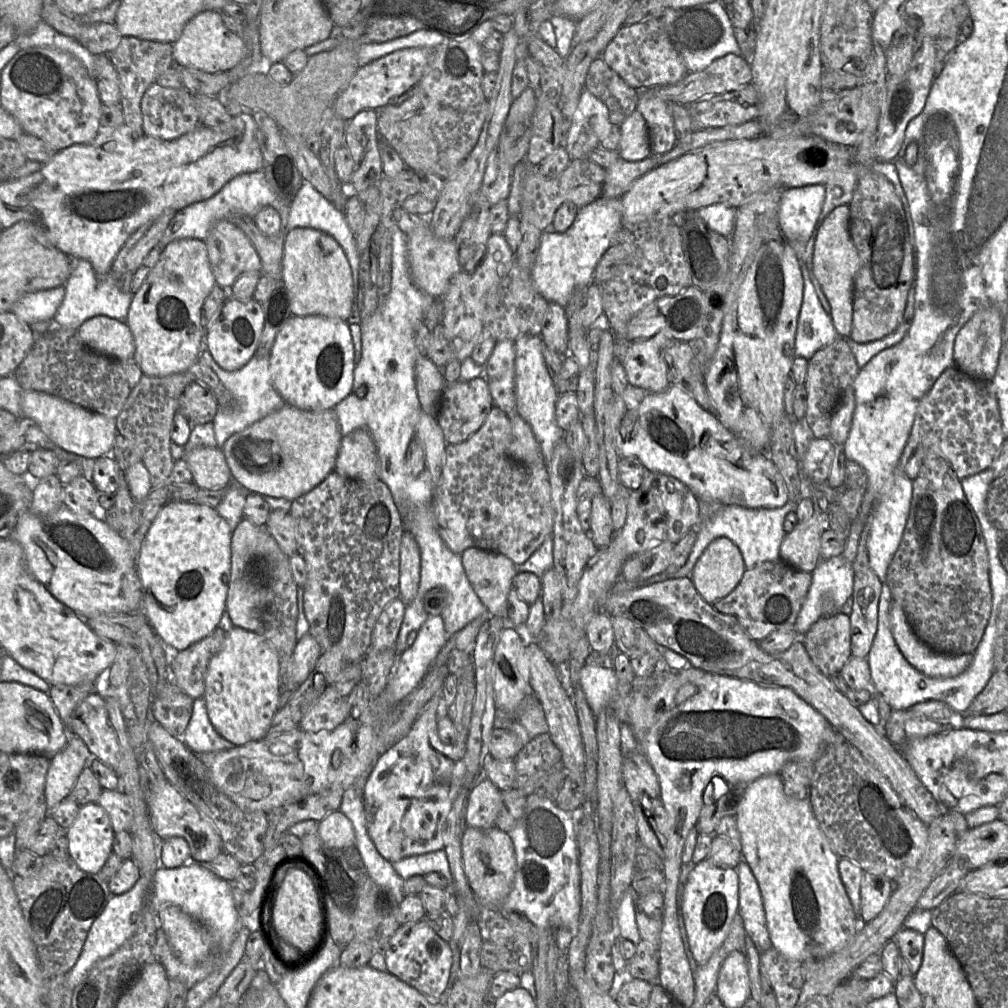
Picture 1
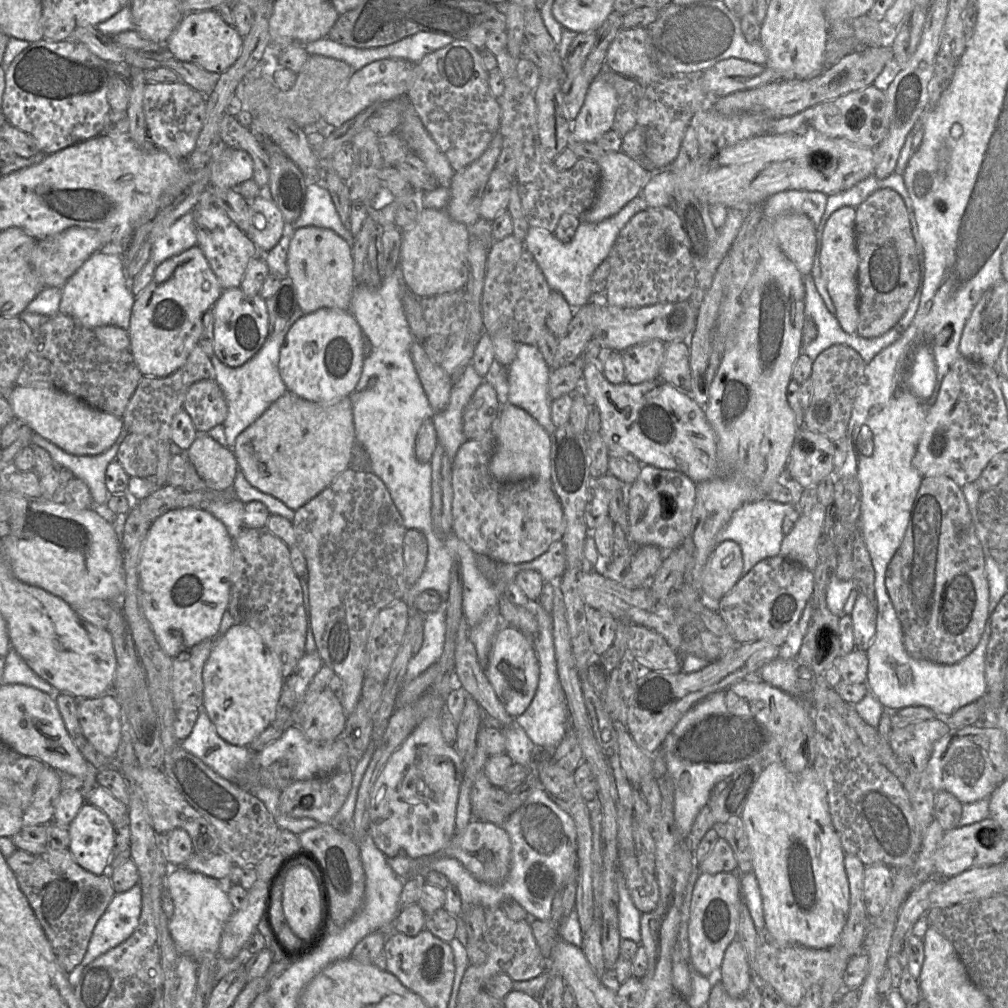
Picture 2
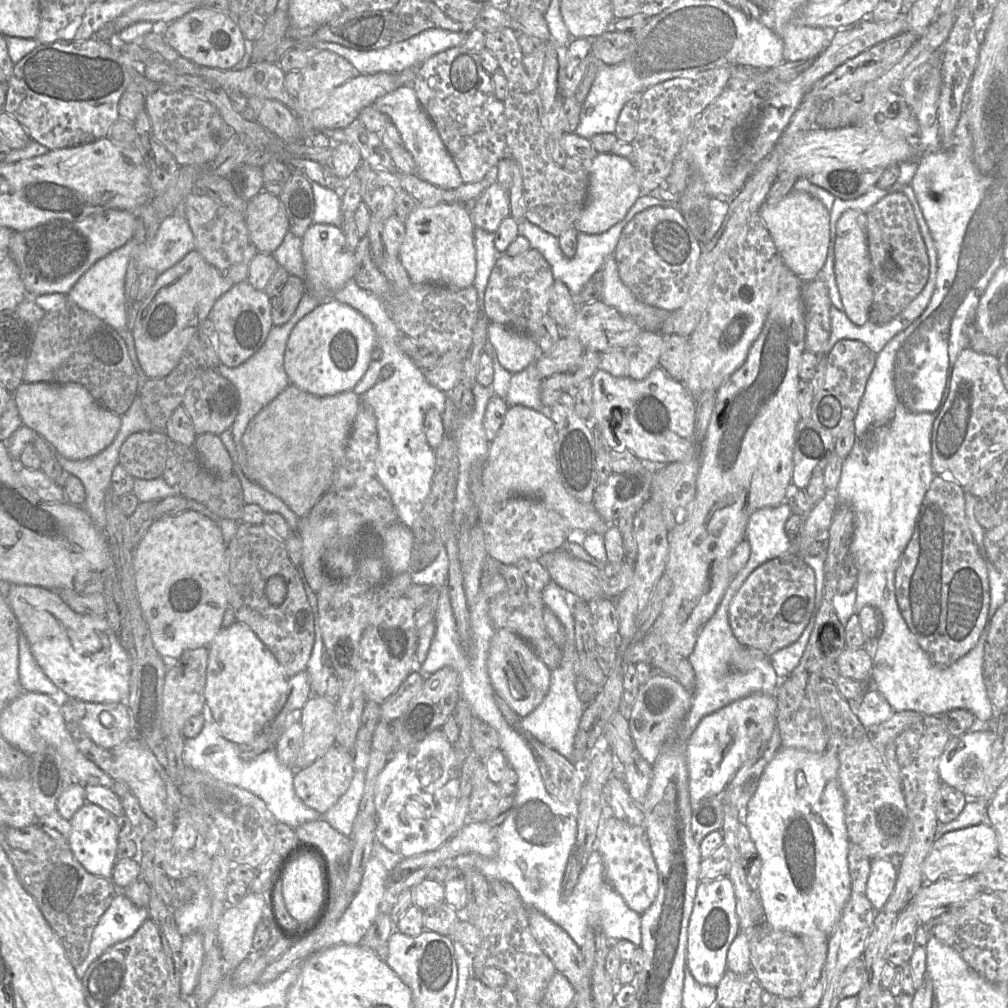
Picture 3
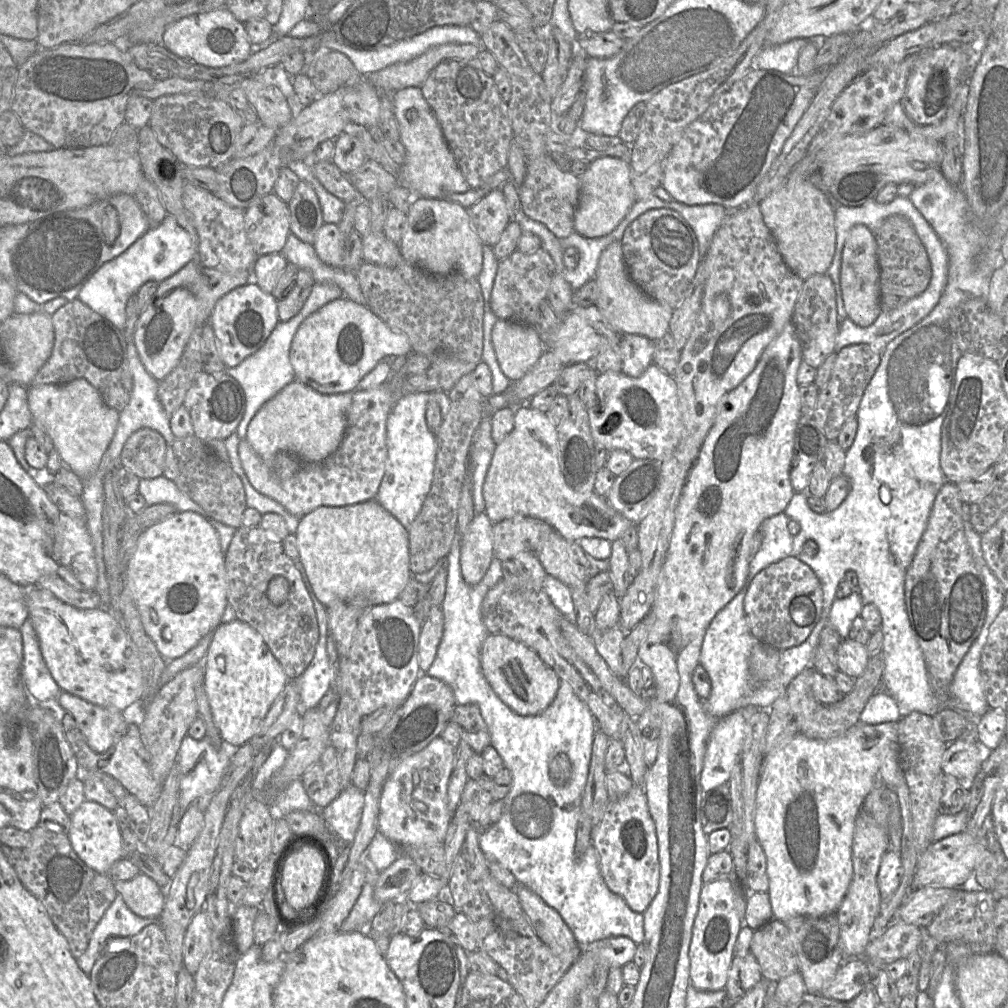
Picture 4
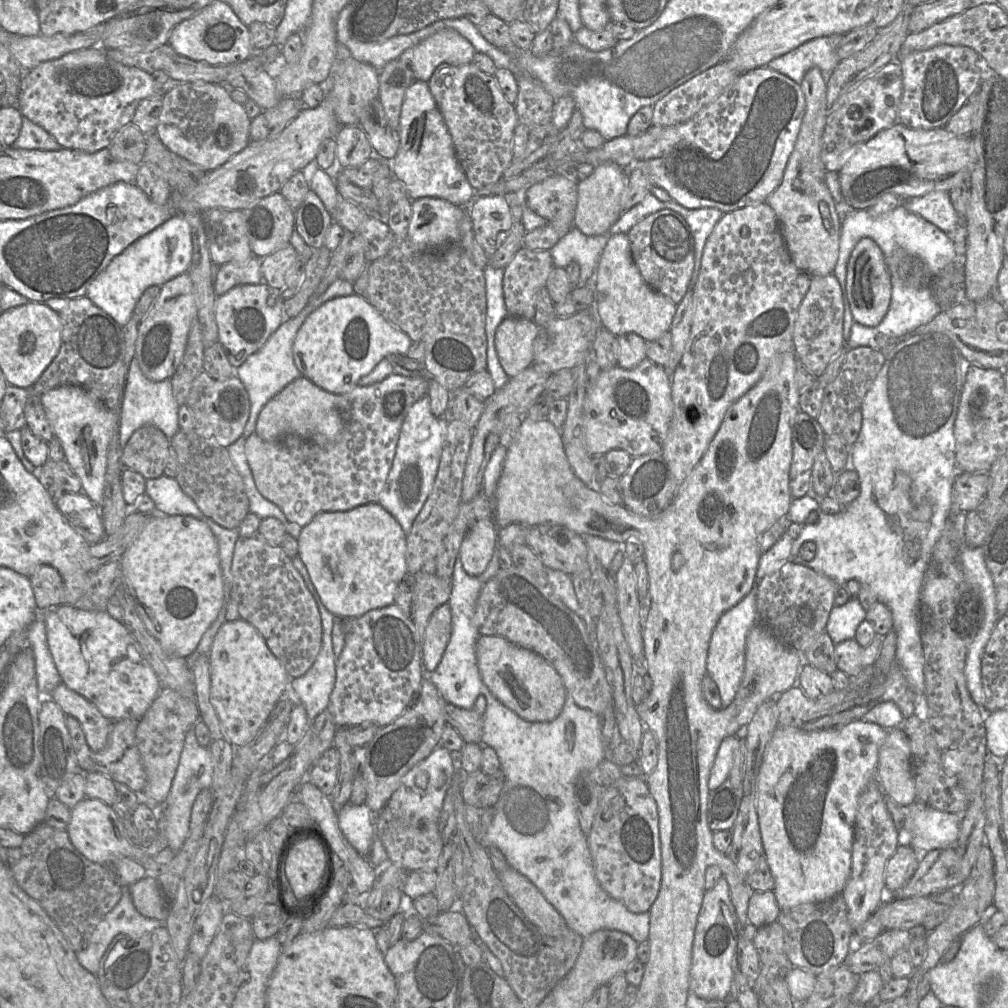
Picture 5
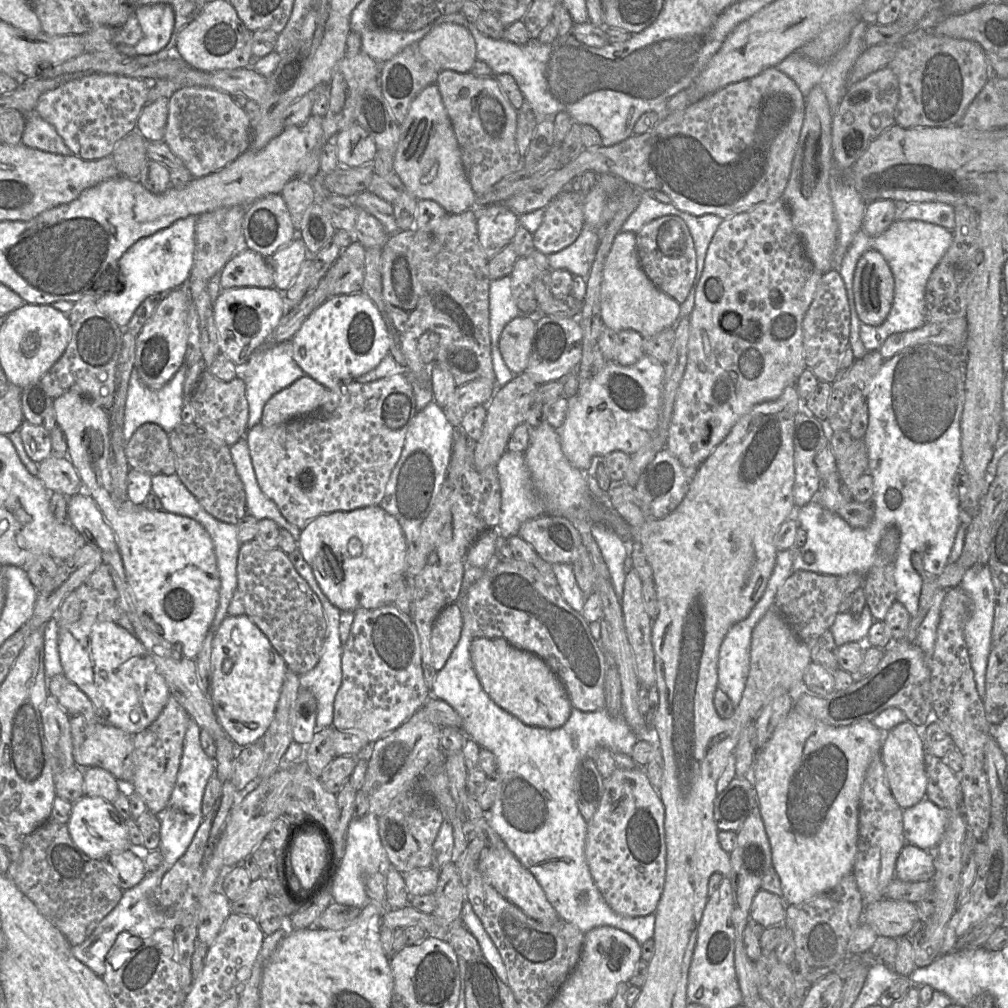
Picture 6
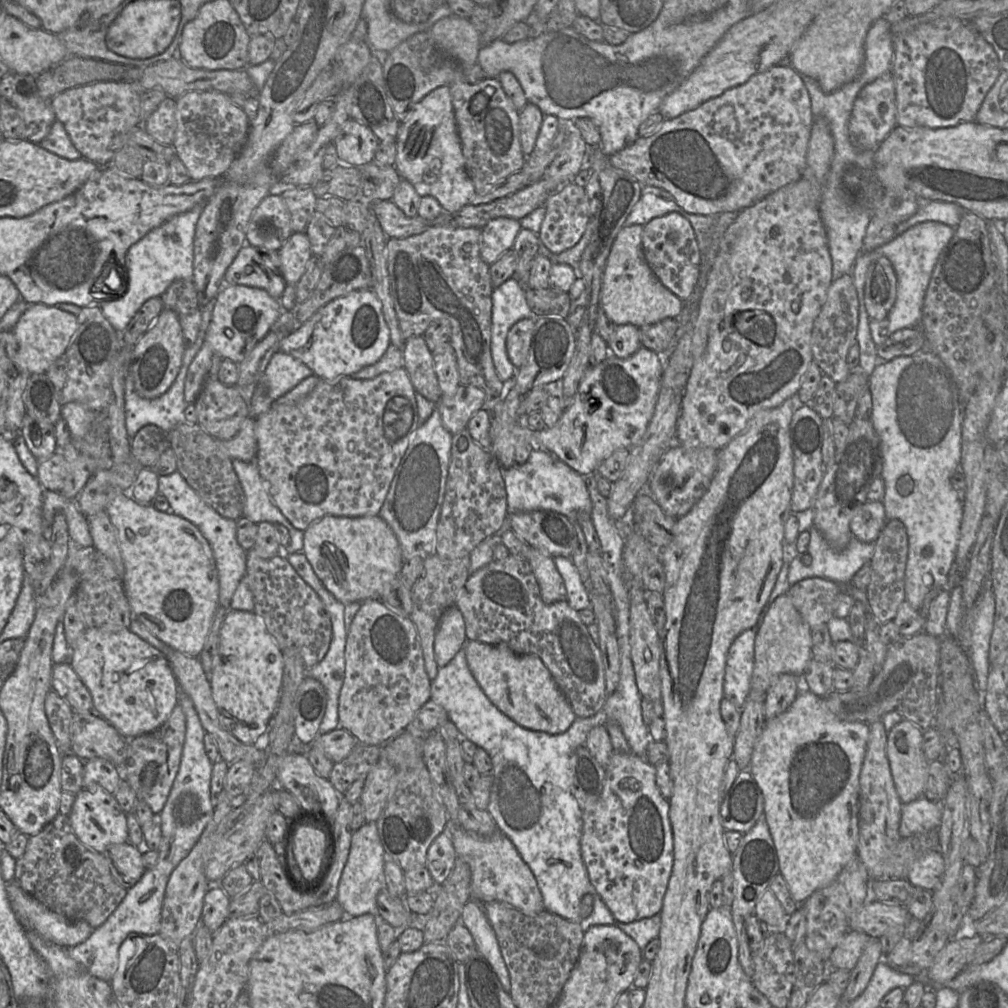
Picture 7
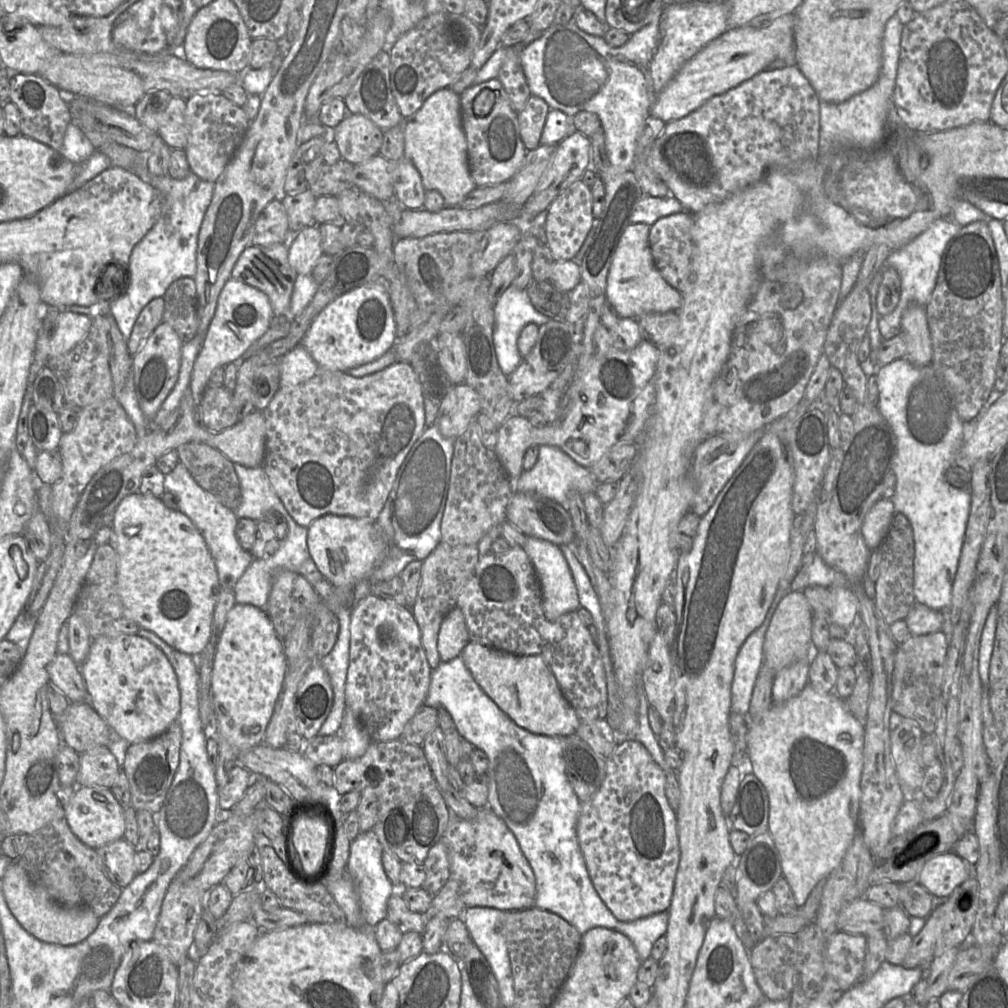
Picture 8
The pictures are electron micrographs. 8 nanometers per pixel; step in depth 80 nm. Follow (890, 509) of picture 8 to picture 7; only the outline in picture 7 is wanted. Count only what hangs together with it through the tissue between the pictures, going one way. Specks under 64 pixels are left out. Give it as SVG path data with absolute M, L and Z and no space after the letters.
M876 501L862 505L852 518L850 527L854 537L861 542L875 543L886 523L884 505Z

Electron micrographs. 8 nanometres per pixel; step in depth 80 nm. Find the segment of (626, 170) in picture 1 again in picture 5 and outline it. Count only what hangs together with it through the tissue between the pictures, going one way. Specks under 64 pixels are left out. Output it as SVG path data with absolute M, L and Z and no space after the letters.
M605 162L595 166L592 174L578 183L574 226L588 236L608 233L623 213L621 198L627 187L627 179L628 172L617 164Z

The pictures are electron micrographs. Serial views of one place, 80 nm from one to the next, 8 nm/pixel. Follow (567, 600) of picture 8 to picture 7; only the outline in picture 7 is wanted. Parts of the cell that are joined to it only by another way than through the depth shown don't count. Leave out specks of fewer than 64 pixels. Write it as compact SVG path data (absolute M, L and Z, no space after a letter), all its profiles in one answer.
M529 546L526 559L539 585L542 600L547 604L566 600L565 584L553 557Z

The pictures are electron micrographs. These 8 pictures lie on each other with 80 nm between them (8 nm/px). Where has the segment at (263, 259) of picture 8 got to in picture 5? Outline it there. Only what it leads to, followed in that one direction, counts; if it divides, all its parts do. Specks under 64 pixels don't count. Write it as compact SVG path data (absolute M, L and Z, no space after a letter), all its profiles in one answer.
M256 256L251 257L246 263L226 263L217 267L213 280L217 296L221 296L239 285L264 283L261 259Z

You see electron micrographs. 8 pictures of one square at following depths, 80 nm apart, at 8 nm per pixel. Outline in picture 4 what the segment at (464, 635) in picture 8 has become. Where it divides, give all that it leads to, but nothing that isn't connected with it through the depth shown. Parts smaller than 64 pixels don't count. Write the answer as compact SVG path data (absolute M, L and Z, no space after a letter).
M440 606L433 607L421 625L418 663L422 674L432 665L443 636L444 616Z

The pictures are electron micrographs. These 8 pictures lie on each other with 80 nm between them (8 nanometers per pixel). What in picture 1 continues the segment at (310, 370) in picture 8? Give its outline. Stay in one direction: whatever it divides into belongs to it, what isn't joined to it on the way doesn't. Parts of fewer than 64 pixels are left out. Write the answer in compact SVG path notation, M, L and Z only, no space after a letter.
M202 350L200 358L214 371L221 383L229 390L239 405L239 409L236 411L223 411L222 407L218 407L216 415L211 422L217 442L216 447L221 448L230 436L281 409L286 404L273 386L269 369L269 356L254 356L247 364L236 371L222 369L215 362L208 350Z

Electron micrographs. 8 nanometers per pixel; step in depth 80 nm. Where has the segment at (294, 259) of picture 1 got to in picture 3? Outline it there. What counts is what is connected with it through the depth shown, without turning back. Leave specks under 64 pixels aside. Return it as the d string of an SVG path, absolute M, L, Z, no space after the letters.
M323 223L312 224L301 239L307 292L320 301L334 299L333 293L354 278L355 272L354 252L349 249L341 227Z

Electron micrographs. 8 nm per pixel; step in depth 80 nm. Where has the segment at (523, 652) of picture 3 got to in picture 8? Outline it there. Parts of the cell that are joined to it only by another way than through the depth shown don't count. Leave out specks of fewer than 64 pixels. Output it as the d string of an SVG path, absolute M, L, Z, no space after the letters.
M468 642L460 656L483 692L520 728L543 736L577 731L580 719L541 657L514 655L476 642Z

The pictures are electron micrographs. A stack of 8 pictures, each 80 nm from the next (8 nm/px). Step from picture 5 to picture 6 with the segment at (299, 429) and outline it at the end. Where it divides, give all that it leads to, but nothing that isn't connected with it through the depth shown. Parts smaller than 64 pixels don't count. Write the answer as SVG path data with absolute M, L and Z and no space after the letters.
M306 374L274 394L265 404L261 424L273 426L317 411L330 391Z

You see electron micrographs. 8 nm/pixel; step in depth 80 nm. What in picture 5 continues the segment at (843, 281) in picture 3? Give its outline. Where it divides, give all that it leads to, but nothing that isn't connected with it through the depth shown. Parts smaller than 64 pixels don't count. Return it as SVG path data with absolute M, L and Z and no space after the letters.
M862 238L854 247L847 264L846 290L853 319L865 326L877 326L891 302L891 276L882 250L871 238Z

